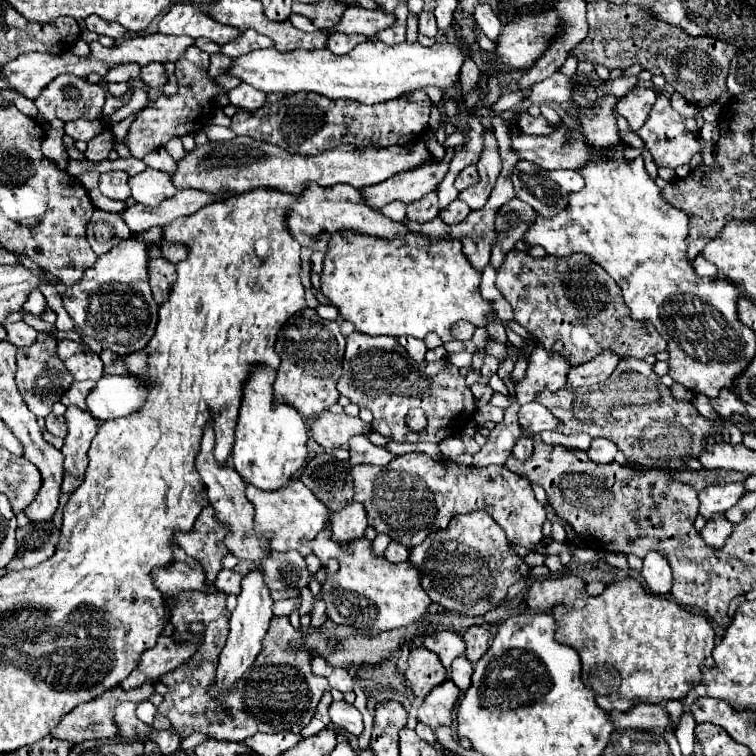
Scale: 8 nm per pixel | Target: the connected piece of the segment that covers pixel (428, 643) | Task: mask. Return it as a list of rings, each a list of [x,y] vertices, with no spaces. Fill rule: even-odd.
[[[437,630],[435,634],[427,636],[423,640],[423,646],[439,656],[441,664],[447,668],[447,674],[449,674],[451,662],[465,654],[463,638],[457,632],[449,632],[449,630]]]

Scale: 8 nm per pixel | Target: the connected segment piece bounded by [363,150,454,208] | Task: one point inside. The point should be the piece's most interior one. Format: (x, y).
(410, 186)

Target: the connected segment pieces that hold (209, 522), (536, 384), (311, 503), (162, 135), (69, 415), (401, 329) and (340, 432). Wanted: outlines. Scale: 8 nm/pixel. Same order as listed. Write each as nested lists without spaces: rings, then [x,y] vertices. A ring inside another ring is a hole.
[[[207,506],[199,516],[191,532],[175,534],[175,542],[189,554],[193,556],[207,574],[207,582],[215,582],[219,570],[221,570],[221,560],[229,554],[227,546],[223,546],[223,538],[229,534],[227,526],[215,518],[215,510]]]
[[[535,346],[529,356],[529,368],[527,378],[515,386],[515,396],[519,404],[533,402],[541,390],[557,392],[565,388],[567,382],[567,370],[571,370],[571,364],[551,350],[545,350],[543,346]]]
[[[295,480],[291,482],[289,486],[281,488],[281,490],[275,490],[275,492],[263,492],[255,486],[247,486],[247,498],[249,502],[253,504],[255,508],[255,514],[253,514],[253,522],[255,522],[255,532],[261,536],[261,534],[271,534],[269,542],[271,542],[271,548],[273,550],[279,550],[279,552],[287,552],[287,550],[297,550],[301,552],[303,556],[309,556],[311,554],[311,548],[307,546],[321,530],[327,528],[327,522],[331,520],[331,512],[327,510],[327,506],[323,506],[313,494],[311,490]]]
[[[191,46],[191,50],[185,52],[185,56],[175,64],[175,76],[179,80],[179,92],[175,96],[161,94],[151,108],[145,108],[137,120],[131,124],[127,134],[127,146],[131,150],[133,158],[145,158],[149,152],[161,148],[171,138],[185,136],[185,134],[197,134],[199,130],[205,130],[209,126],[209,120],[215,114],[215,102],[213,98],[219,94],[227,94],[221,86],[215,86],[213,78],[207,74],[209,70],[209,56],[199,50],[197,46]]]
[[[69,406],[67,412],[65,412],[65,418],[67,418],[69,434],[67,434],[65,444],[61,448],[61,452],[65,456],[65,464],[63,464],[65,472],[63,472],[61,494],[71,494],[83,482],[87,464],[89,464],[87,450],[89,450],[93,436],[97,434],[99,422],[89,412],[79,410],[77,406]]]
[[[335,234],[331,238],[329,252],[325,256],[321,290],[339,308],[343,320],[351,320],[355,328],[369,336],[413,336],[423,340],[429,332],[435,332],[443,344],[451,338],[451,328],[459,320],[471,322],[475,328],[487,326],[487,314],[493,312],[493,302],[479,294],[481,272],[471,266],[461,250],[461,240],[425,238],[407,234],[407,238],[371,238],[367,234]]]
[[[323,412],[311,426],[313,440],[325,450],[349,448],[349,440],[353,436],[357,434],[369,436],[371,432],[373,432],[371,424],[359,418],[351,418],[347,414],[331,414],[331,412]]]

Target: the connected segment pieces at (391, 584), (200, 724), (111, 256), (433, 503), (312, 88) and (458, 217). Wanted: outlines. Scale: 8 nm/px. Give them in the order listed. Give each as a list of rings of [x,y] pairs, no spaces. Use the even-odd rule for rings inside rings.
[[[331,528],[321,532],[315,542],[311,542],[313,552],[321,558],[323,564],[327,564],[329,558],[337,558],[341,562],[339,572],[331,574],[321,586],[321,596],[327,604],[329,620],[367,632],[383,632],[399,626],[409,626],[411,622],[427,614],[431,598],[421,588],[419,572],[411,562],[409,566],[401,566],[391,564],[385,558],[377,558],[371,550],[371,542],[365,538],[351,542],[345,550],[345,546],[329,540],[329,536]]]
[[[183,592],[177,594],[171,608],[171,622],[175,626],[175,640],[191,640],[203,636],[203,644],[199,650],[177,670],[163,676],[161,682],[169,688],[161,706],[157,708],[163,716],[171,720],[171,726],[177,728],[179,736],[185,738],[193,732],[203,732],[217,740],[233,740],[241,742],[257,732],[301,732],[315,708],[327,690],[327,678],[315,676],[311,672],[311,656],[303,650],[295,650],[291,646],[293,640],[303,638],[299,630],[289,624],[287,616],[273,616],[269,632],[265,636],[265,650],[259,652],[255,666],[235,684],[231,694],[227,692],[225,702],[231,708],[231,716],[227,716],[217,704],[215,698],[207,694],[209,686],[215,680],[217,656],[227,640],[227,624],[229,610],[225,608],[225,594],[203,594],[203,592]],[[191,622],[203,622],[205,630],[201,634],[191,634],[187,628]]]
[[[133,236],[121,240],[115,248],[101,254],[95,268],[89,268],[87,274],[63,294],[63,308],[77,324],[77,330],[89,338],[95,338],[103,348],[115,354],[131,354],[143,350],[155,334],[159,306],[155,304],[153,316],[147,250],[151,250],[151,242],[143,242]]]
[[[405,454],[385,466],[371,466],[371,464],[353,466],[351,476],[355,484],[353,500],[365,506],[369,526],[375,528],[375,532],[387,534],[391,540],[407,548],[421,544],[435,530],[445,530],[453,516],[469,514],[477,510],[485,510],[505,530],[509,542],[515,542],[523,548],[529,548],[543,538],[541,526],[545,524],[545,508],[535,500],[531,484],[525,478],[513,476],[513,472],[507,470],[507,466],[487,466],[487,468],[459,466],[453,460],[445,460],[445,458],[435,460],[427,454]]]
[[[363,42],[355,46],[349,54],[337,56],[331,50],[293,50],[279,52],[275,48],[255,50],[235,60],[233,68],[227,72],[241,78],[261,92],[317,92],[331,100],[349,98],[361,104],[379,104],[395,100],[405,92],[437,86],[459,90],[461,66],[467,60],[467,52],[459,44],[435,42],[433,46],[421,46],[419,42],[401,42],[387,46],[383,42]]]
[[[453,200],[453,202],[449,204],[449,208],[443,210],[439,216],[441,216],[441,220],[443,220],[445,224],[459,224],[459,222],[463,222],[463,220],[467,218],[469,212],[471,212],[471,208],[469,208],[465,202]]]

